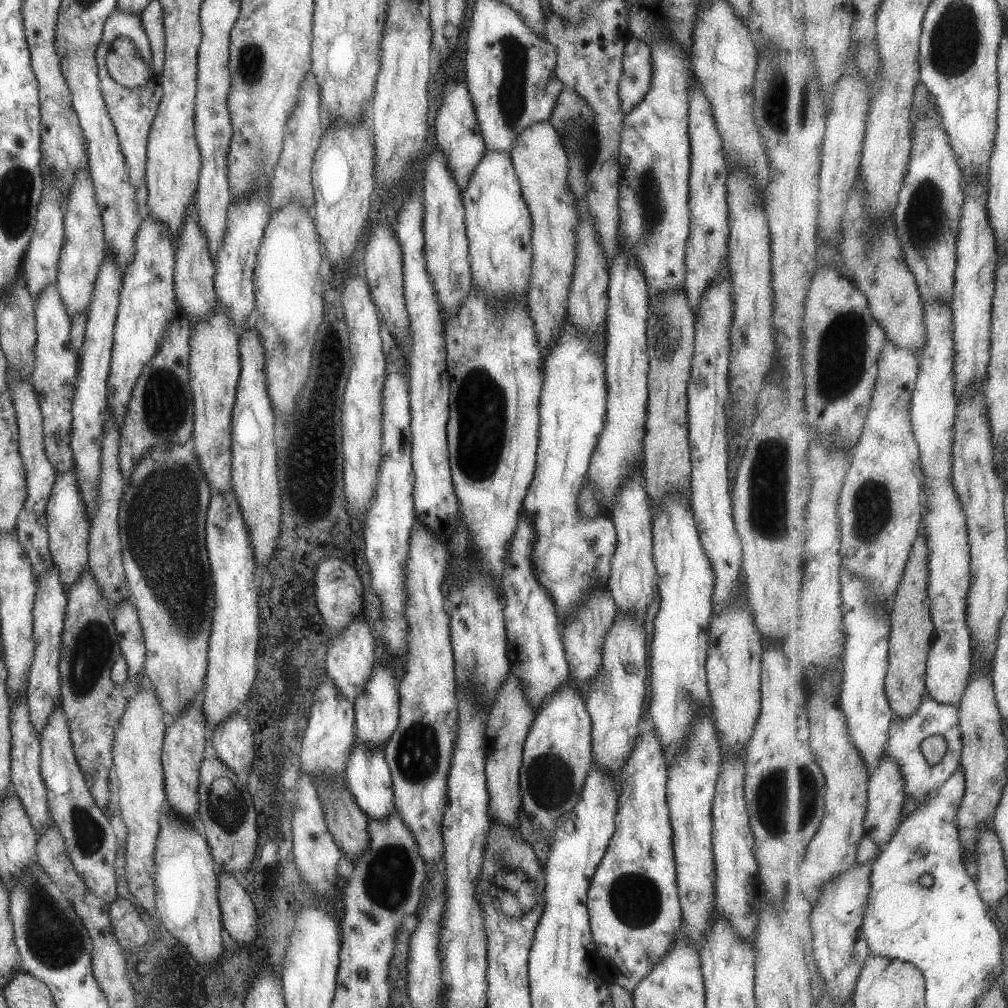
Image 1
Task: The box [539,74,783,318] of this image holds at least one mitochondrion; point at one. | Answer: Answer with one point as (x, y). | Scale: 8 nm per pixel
(648, 196)

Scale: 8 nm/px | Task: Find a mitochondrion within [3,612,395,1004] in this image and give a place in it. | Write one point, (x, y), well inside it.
(52, 935)

